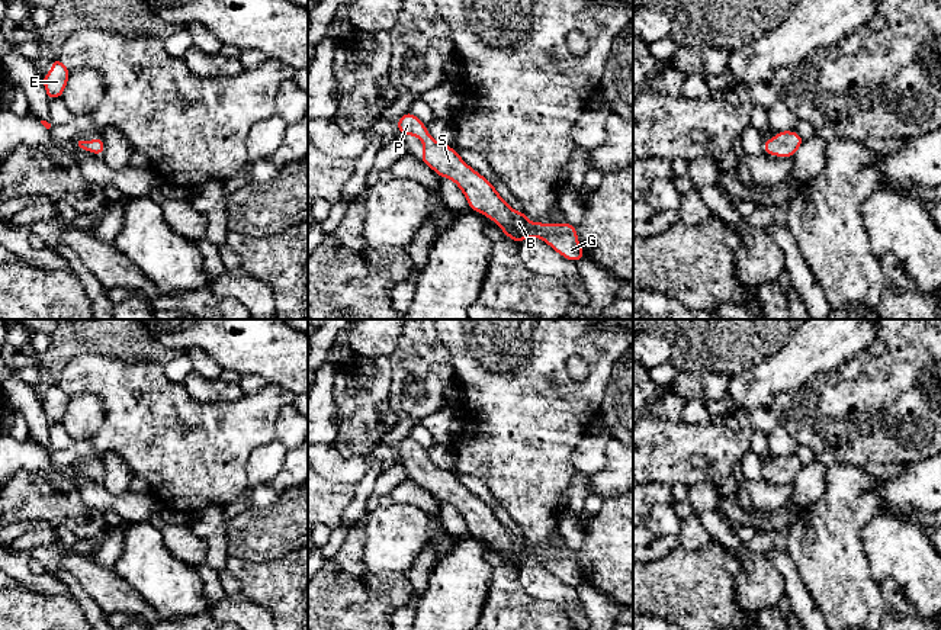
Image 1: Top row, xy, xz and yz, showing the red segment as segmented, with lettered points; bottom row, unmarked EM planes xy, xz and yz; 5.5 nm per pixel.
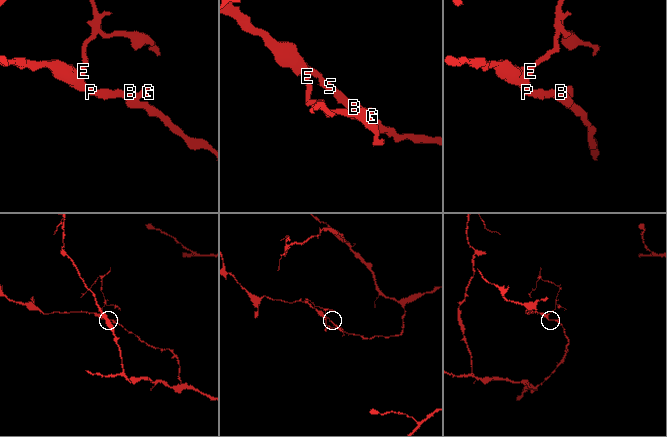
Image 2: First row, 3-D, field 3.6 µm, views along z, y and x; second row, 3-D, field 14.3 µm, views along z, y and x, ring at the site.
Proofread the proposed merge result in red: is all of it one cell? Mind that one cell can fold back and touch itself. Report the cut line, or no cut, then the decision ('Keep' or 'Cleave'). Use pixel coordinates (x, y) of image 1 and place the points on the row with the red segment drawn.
No split. Keep

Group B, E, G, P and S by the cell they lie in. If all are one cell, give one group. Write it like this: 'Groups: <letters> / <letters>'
Groups: B E G P S

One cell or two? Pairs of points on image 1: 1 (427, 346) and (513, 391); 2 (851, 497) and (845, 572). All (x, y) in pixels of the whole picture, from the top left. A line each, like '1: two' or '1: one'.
1: two
2: one

